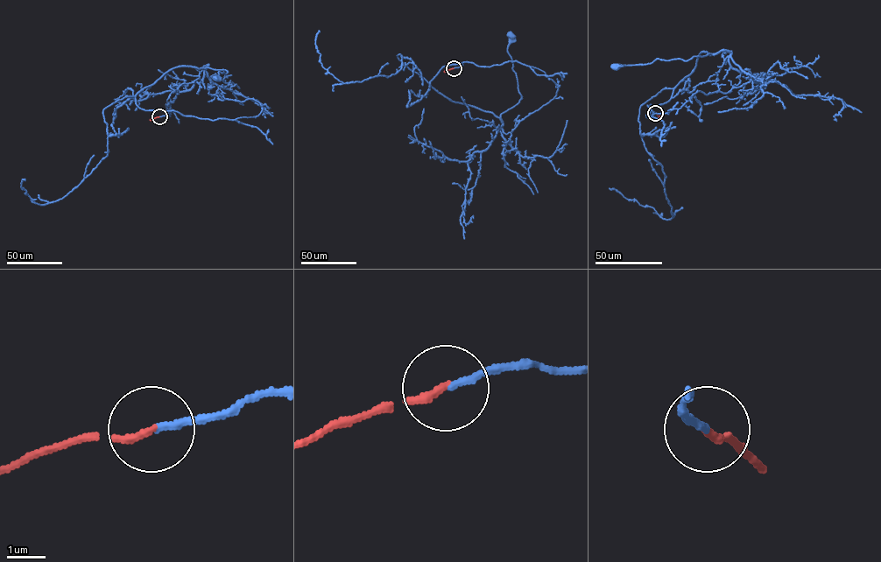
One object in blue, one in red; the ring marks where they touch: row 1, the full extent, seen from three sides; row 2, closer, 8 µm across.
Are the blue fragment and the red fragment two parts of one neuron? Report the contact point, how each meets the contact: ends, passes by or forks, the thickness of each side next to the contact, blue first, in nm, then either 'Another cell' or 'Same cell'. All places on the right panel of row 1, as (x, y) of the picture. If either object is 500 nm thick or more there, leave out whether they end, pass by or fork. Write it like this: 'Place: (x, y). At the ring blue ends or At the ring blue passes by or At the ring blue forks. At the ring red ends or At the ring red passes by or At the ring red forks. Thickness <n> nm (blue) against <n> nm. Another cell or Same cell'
Place: (655, 113). At the ring blue ends. At the ring red ends. Thickness 180 nm (blue) against 200 nm. Same cell

